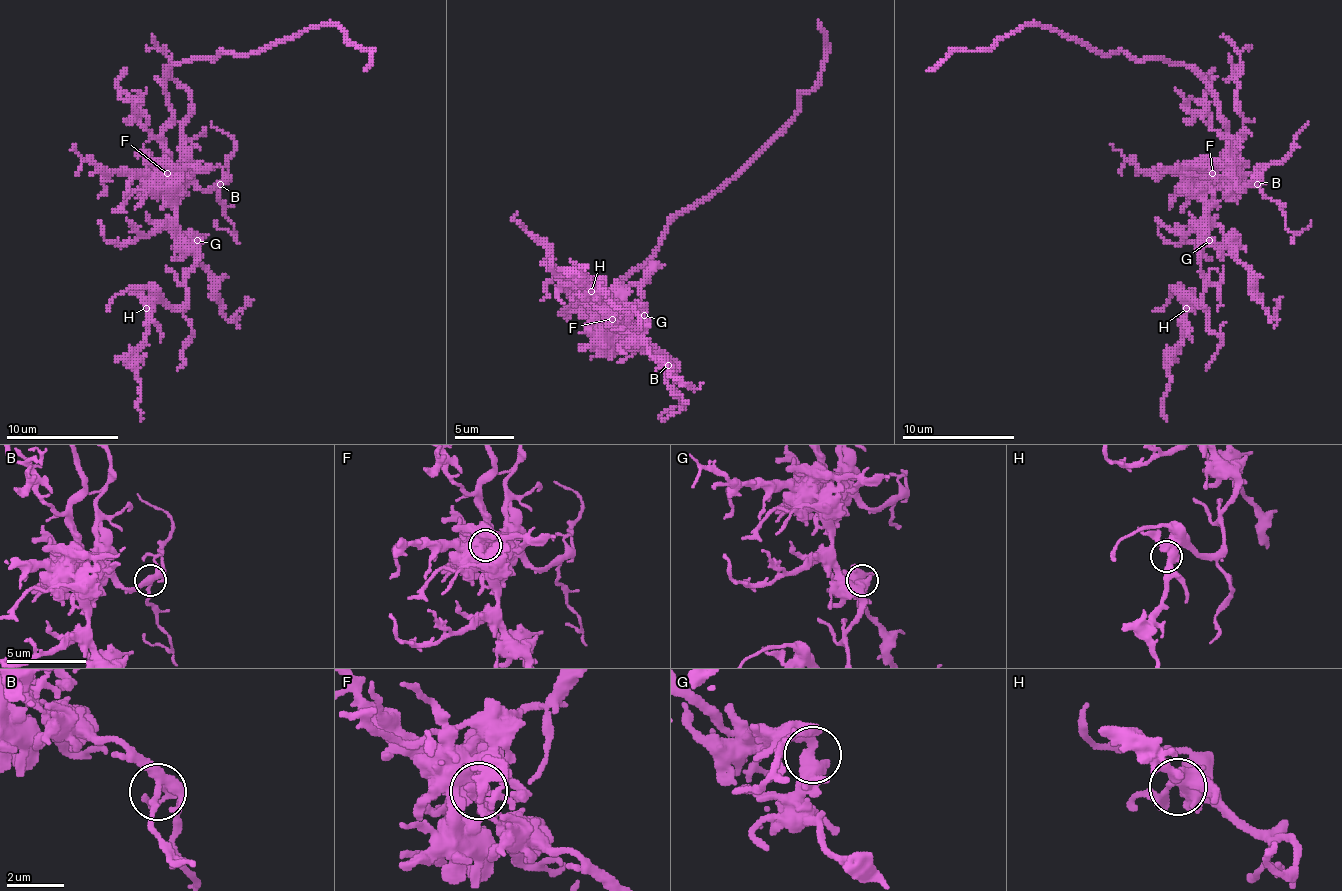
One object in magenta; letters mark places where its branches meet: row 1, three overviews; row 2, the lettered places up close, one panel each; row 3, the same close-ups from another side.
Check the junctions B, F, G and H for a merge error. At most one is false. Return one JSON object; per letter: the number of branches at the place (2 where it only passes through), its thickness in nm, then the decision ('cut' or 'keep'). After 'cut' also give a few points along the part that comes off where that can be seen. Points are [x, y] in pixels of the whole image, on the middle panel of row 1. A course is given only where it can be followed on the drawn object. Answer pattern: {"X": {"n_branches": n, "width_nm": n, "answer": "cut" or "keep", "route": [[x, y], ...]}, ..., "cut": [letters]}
{"B": {"n_branches": 3, "width_nm": 300, "answer": "keep"}, "F": {"n_branches": 5, "width_nm": 480, "answer": "keep"}, "G": {"n_branches": 2, "width_nm": 440, "answer": "keep"}, "H": {"n_branches": 3, "width_nm": 480, "answer": "keep"}, "cut": []}

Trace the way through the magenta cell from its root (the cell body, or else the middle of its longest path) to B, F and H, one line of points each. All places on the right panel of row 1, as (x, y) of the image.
B: (1212, 96), (1217, 116), (1229, 133), (1234, 184), (1240, 189), (1257, 184)
F: (1212, 96), (1217, 116), (1229, 133), (1232, 153), (1232, 164), (1226, 170), (1215, 167), (1212, 172)
H: (1212, 96), (1229, 133), (1232, 170), (1206, 206), (1206, 243), (1200, 252), (1203, 305), (1189, 302), (1186, 308)

